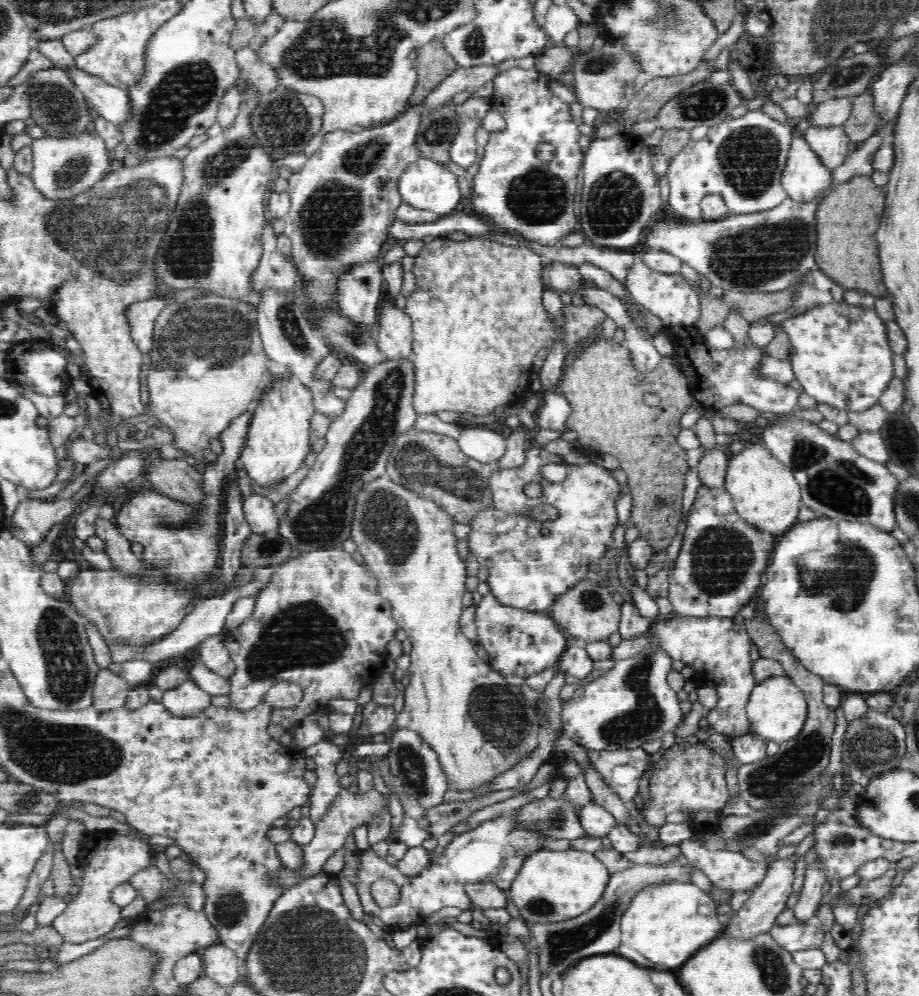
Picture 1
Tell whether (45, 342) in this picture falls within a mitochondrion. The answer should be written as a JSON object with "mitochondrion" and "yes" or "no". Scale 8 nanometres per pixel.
{"mitochondrion":"no"}

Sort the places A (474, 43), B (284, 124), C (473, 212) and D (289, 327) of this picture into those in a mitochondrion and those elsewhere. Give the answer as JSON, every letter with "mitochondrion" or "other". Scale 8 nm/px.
{"A":"mitochondrion","B":"mitochondrion","C":"other","D":"mitochondrion"}

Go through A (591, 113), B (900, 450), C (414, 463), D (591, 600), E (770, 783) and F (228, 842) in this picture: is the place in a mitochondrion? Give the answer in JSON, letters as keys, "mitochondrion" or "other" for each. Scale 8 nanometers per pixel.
{"A":"other","B":"other","C":"mitochondrion","D":"mitochondrion","E":"mitochondrion","F":"other"}

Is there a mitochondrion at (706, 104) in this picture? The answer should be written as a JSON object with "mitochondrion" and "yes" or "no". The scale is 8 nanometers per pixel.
{"mitochondrion":"yes"}

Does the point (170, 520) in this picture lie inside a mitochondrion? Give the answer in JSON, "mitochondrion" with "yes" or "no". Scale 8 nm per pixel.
{"mitochondrion":"yes"}

